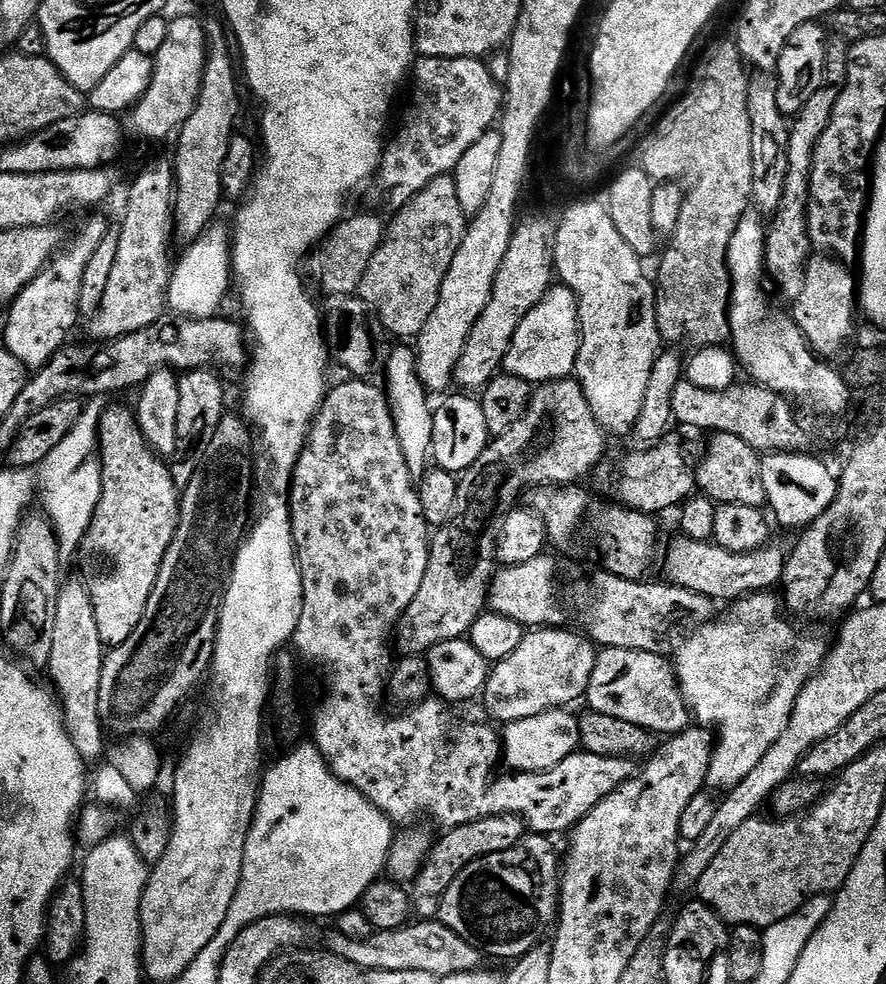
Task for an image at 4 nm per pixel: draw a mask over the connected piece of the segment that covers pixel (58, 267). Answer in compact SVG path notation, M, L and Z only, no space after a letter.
M88 214L80 224L80 229L73 236L67 237L60 251L48 261L40 273L17 294L7 309L8 321L4 324L3 347L8 349L18 362L26 366L43 366L48 364L54 354L69 343L68 335L72 332L80 315L80 290L82 274L86 265L98 250L102 238L110 230L110 224L104 216Z

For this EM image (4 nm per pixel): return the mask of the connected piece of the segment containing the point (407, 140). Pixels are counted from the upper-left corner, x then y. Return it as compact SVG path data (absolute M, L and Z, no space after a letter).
M420 56L410 73L412 105L404 112L400 133L387 141L380 169L374 177L376 200L384 208L399 210L407 206L422 190L426 190L439 176L455 173L462 154L482 138L502 115L502 85L494 82L487 63L480 58L430 58Z

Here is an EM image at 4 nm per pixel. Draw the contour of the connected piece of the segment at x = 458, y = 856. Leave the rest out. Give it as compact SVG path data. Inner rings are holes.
M518 815L490 816L466 826L449 828L443 835L440 841L437 839L431 845L420 872L410 884L410 908L420 918L432 918L439 913L440 899L446 894L450 882L454 882L470 862L490 854L502 854L502 850L510 850L524 839L526 825Z

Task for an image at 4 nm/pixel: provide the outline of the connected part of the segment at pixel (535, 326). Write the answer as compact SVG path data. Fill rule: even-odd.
M553 286L548 289L548 293L522 318L522 326L514 334L510 342L510 350L504 359L503 371L507 375L525 380L527 384L539 386L547 380L562 380L571 377L576 371L576 355L580 349L580 319L576 309L576 293L563 286Z

